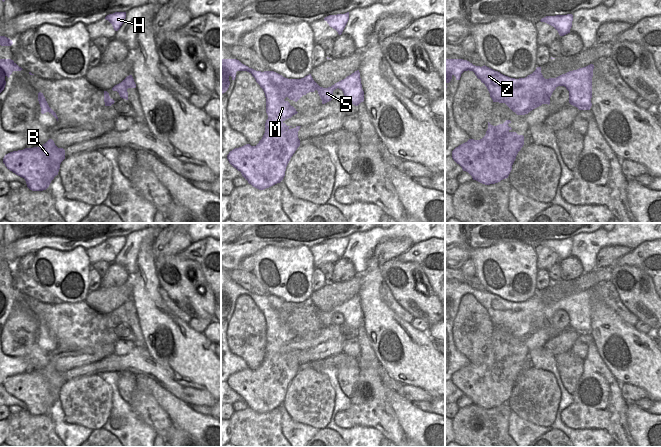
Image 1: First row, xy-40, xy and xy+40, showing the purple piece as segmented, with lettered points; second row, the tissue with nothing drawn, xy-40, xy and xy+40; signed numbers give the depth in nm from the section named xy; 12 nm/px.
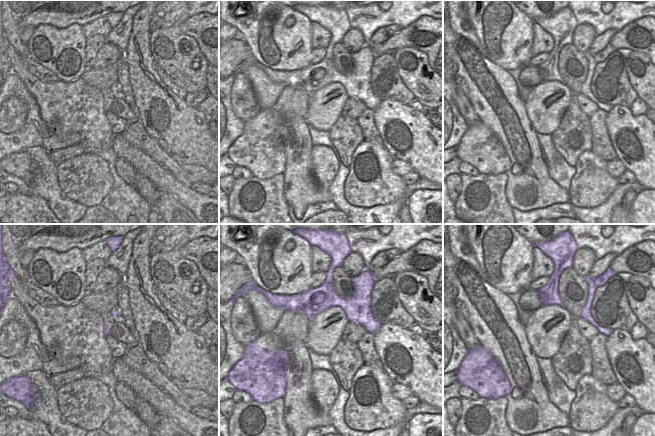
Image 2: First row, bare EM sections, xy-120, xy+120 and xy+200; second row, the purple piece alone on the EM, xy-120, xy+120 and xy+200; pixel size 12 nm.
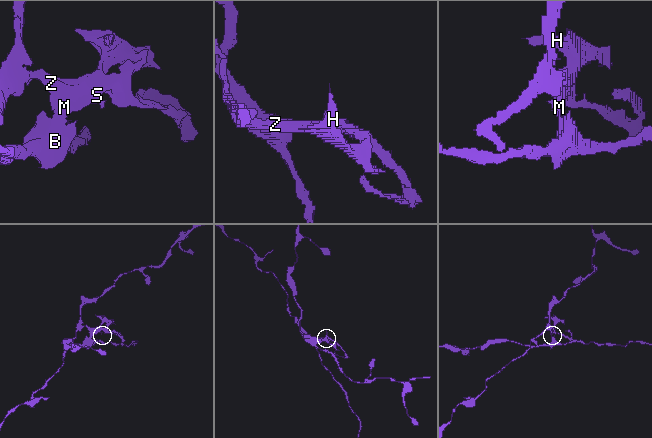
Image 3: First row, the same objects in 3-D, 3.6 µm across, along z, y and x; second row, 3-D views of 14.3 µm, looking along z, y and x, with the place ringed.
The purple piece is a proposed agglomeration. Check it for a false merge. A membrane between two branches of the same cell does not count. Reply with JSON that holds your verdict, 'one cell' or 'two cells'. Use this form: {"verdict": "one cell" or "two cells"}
{"verdict": "two cells"}

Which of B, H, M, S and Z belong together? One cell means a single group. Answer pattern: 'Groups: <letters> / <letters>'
Groups: B / H M S Z

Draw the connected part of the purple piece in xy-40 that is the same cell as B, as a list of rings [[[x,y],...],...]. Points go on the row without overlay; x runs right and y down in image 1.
[[[52,363],[39,371],[25,372],[6,378],[3,387],[13,397],[25,403],[27,411],[32,415],[46,414],[51,405],[58,399],[60,388],[65,383],[65,374],[58,372]]]

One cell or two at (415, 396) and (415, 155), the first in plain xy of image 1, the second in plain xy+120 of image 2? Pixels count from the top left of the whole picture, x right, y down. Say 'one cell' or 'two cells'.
two cells

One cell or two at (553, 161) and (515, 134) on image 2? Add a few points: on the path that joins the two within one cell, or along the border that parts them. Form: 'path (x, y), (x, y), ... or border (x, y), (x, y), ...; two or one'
border (536, 133), (539, 149), (549, 175); two

